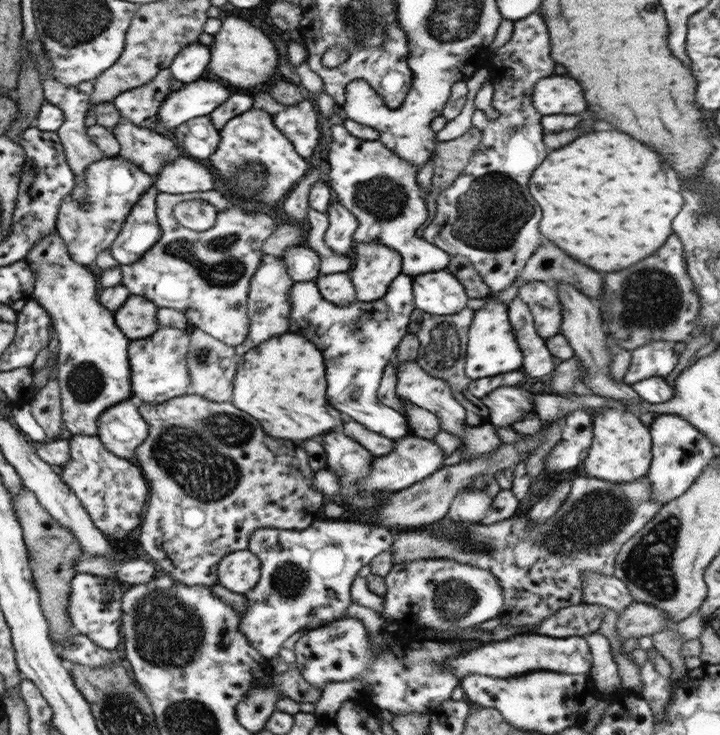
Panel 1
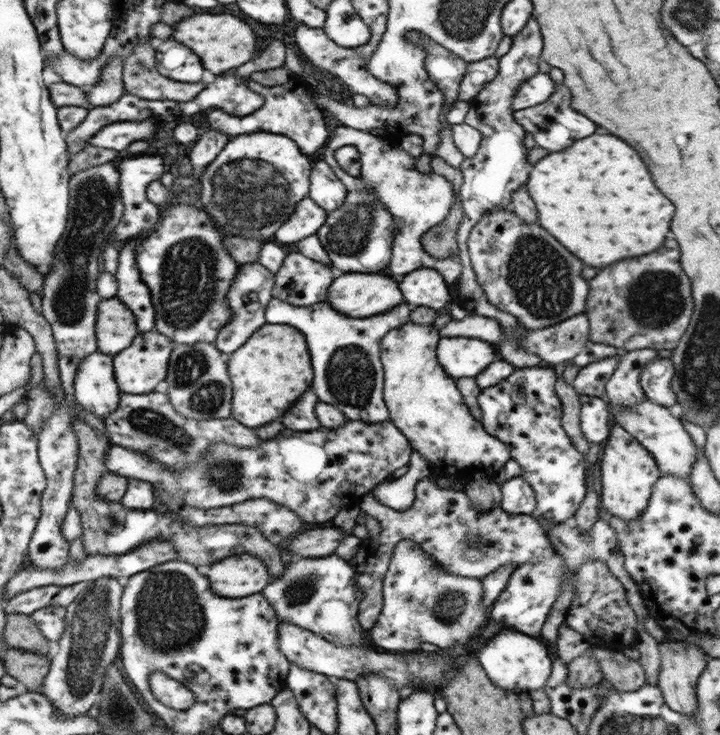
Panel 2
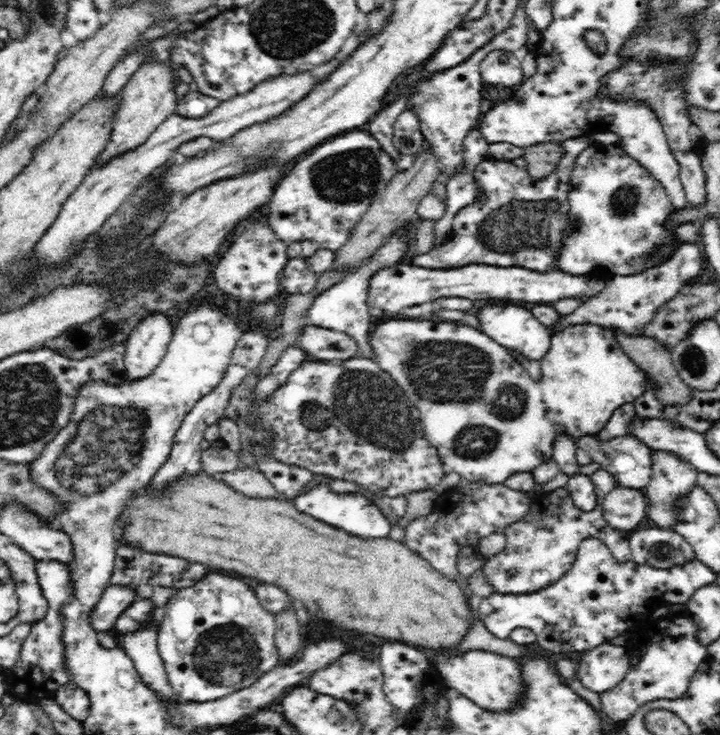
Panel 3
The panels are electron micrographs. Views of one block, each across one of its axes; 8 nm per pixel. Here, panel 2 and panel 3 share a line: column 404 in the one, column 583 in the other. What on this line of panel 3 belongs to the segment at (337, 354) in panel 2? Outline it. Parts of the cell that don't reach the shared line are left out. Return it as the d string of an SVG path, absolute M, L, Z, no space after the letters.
M684 244L678 248L678 252L662 266L650 268L648 272L634 274L634 276L614 276L606 280L606 290L592 298L582 302L582 306L570 314L570 316L560 316L560 322L556 328L550 328L550 336L558 334L560 330L576 324L594 324L602 326L612 332L624 332L628 336L642 336L642 330L652 322L656 312L674 296L678 296L682 286L688 286L702 274L702 256L700 248L696 244Z

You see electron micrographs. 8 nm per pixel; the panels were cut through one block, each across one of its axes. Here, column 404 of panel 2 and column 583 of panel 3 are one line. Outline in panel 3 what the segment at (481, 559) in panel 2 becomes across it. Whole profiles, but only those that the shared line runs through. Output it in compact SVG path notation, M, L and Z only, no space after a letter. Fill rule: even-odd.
M600 468L598 472L594 472L590 476L590 480L594 482L596 496L598 496L598 508L594 508L594 512L580 510L572 502L570 492L566 488L558 488L554 492L540 492L532 500L534 514L528 514L522 520L504 528L502 534L508 540L506 548L488 560L484 558L484 564L480 568L484 572L486 582L492 586L494 594L518 596L518 594L532 594L532 592L552 586L566 572L570 572L570 568L576 562L580 542L584 542L588 538L602 540L620 564L632 560L632 548L630 548L628 534L612 530L602 512L604 498L618 486L616 478L610 472ZM508 570L514 570L514 576L508 576Z

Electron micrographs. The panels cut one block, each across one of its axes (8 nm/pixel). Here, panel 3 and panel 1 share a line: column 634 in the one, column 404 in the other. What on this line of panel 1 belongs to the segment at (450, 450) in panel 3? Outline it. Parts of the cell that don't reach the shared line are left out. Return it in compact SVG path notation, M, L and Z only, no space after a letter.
M411 360L411 362L399 362L397 364L397 382L395 382L395 394L401 402L411 402L417 408L425 408L427 412L433 412L439 418L439 428L453 434L455 438L461 438L461 446L459 448L467 448L465 456L461 462L467 460L475 460L479 456L491 456L491 452L495 452L495 448L499 448L503 442L495 436L495 430L489 422L481 424L481 426L467 426L465 424L465 408L453 400L449 386L445 380L439 380L435 376L429 376L423 368L421 362Z

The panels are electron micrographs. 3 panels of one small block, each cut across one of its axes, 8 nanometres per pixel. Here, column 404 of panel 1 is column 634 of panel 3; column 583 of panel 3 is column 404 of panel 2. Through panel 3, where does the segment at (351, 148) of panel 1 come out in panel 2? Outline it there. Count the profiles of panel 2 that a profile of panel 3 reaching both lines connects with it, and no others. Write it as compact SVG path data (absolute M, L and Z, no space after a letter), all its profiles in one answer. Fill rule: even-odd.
M337 126L331 134L331 138L327 140L327 146L323 150L323 162L329 164L331 172L341 180L341 184L347 190L359 190L367 184L375 186L375 194L379 196L381 202L385 202L385 206L389 208L389 212L393 214L395 220L395 232L393 232L393 244L391 244L391 260L389 260L389 272L395 280L407 276L409 272L415 272L419 268L429 268L439 272L439 276L443 278L445 286L451 288L453 284L457 284L459 274L461 274L461 262L457 256L451 258L431 258L431 254L423 252L423 244L421 244L421 236L435 226L441 226L443 220L449 216L453 204L455 204L455 186L451 186L449 180L445 180L443 176L437 174L419 174L415 172L413 164L415 160L405 154L405 150L395 146L395 140L385 140L385 138L377 138L371 136L369 132L361 132L349 126ZM339 148L357 148L359 152L359 160L361 160L361 176L353 176L349 172L343 172L335 160L335 152Z

